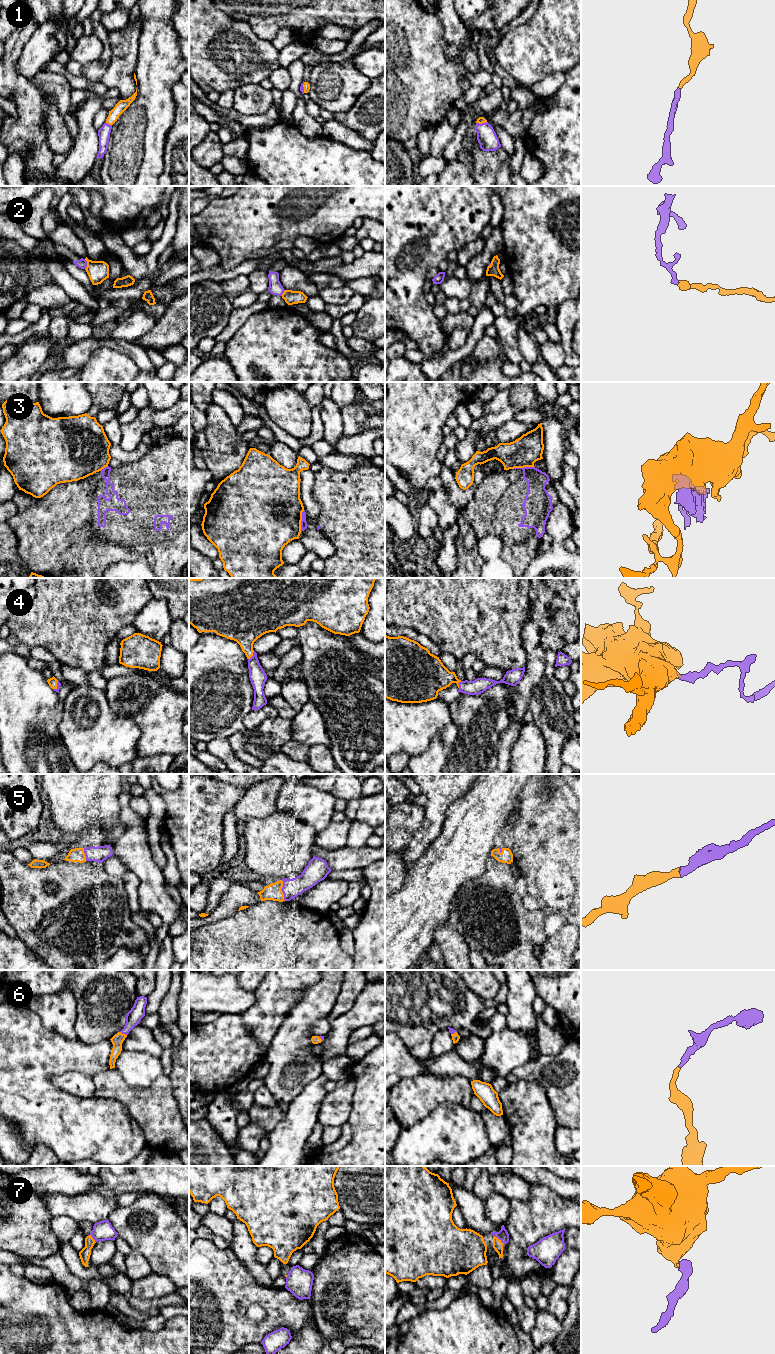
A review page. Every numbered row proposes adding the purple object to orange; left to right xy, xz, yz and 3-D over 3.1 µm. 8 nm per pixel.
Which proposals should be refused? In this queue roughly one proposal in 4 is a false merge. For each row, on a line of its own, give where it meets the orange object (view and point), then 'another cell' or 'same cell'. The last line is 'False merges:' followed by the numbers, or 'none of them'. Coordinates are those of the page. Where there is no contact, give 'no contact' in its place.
1: meets orange in xy at (108, 123); same cell
2: meets orange in xy at (87, 264); another cell
3: meets orange in xz at (301, 520); another cell
4: meets orange in xz at (252, 655); same cell
5: meets orange in xz at (281, 890); same cell
6: meets orange in xy at (123, 1034); same cell
7: meets orange in yz at (498, 1239); same cell
False merges: 2, 3

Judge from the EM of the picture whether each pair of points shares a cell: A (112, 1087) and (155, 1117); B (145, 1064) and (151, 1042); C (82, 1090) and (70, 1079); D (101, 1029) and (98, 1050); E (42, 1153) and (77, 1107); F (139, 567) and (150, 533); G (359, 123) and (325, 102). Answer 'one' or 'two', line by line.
A: one
B: two
C: one
D: two
E: two
F: two
G: two

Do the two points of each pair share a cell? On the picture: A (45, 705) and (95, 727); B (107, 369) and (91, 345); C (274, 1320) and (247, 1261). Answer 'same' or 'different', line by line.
A: different
B: different
C: different

